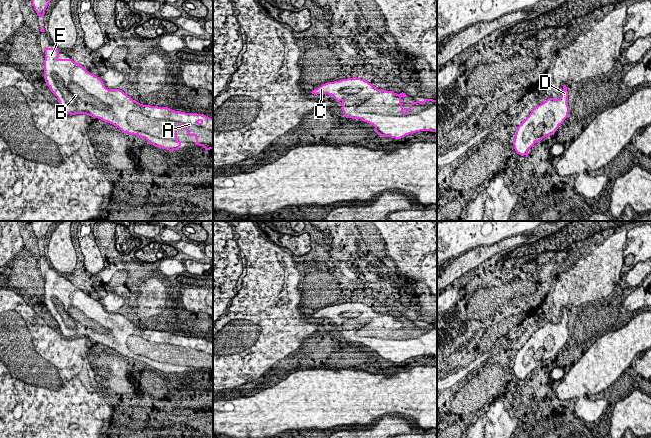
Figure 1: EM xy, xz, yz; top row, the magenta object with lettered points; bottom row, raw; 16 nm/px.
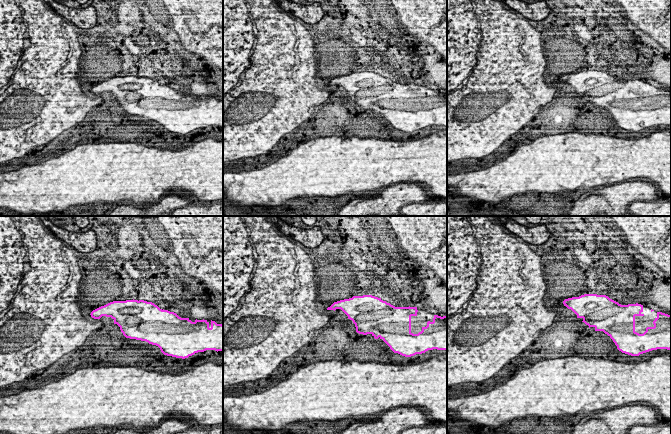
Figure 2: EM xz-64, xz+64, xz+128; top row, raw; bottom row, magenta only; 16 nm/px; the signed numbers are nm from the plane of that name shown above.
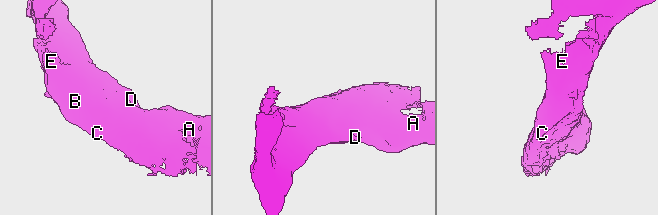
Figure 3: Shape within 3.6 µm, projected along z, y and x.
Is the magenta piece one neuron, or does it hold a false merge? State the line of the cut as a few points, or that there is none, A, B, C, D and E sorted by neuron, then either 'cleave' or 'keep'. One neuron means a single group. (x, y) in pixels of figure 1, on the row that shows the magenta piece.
cut none; groups A B C D E; keep

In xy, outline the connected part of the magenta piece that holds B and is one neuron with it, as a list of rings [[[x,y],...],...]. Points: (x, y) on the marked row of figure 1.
[[[57,47],[45,48],[44,79],[64,113],[101,119],[169,151],[179,150],[177,130],[183,126],[188,136],[196,137],[196,145],[213,149],[213,118],[140,104],[120,89],[109,90],[102,79],[72,59],[58,57]]]

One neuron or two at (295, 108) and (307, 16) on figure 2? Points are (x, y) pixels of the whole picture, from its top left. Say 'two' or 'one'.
two

